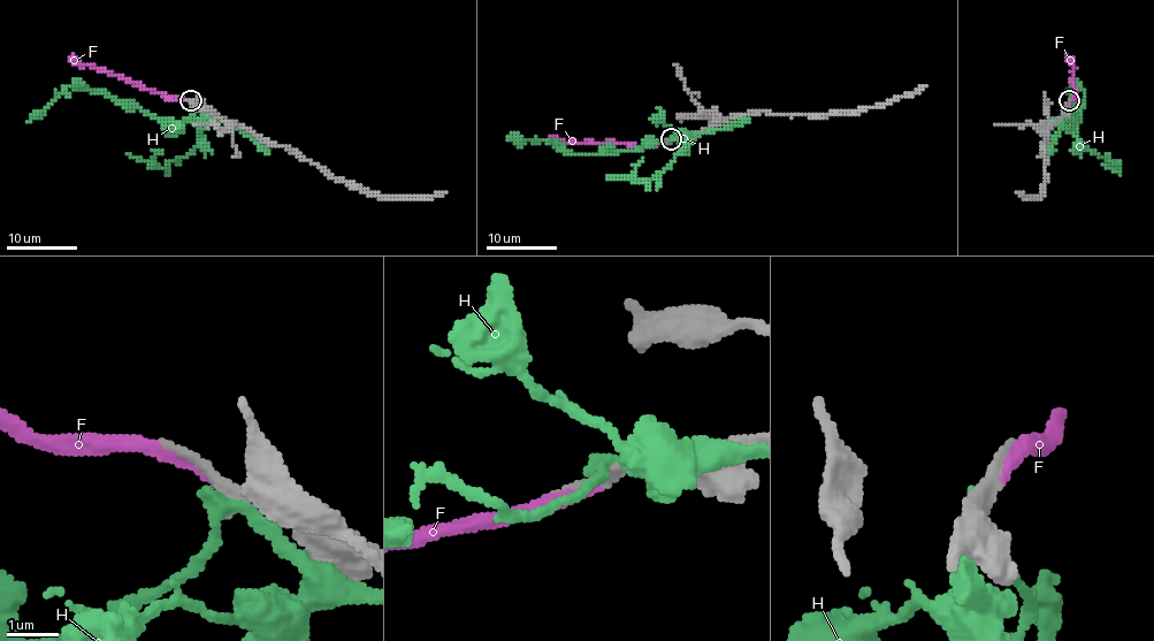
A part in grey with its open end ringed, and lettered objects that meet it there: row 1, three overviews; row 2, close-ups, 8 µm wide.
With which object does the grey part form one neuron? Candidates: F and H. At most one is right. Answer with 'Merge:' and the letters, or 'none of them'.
Merge: F

